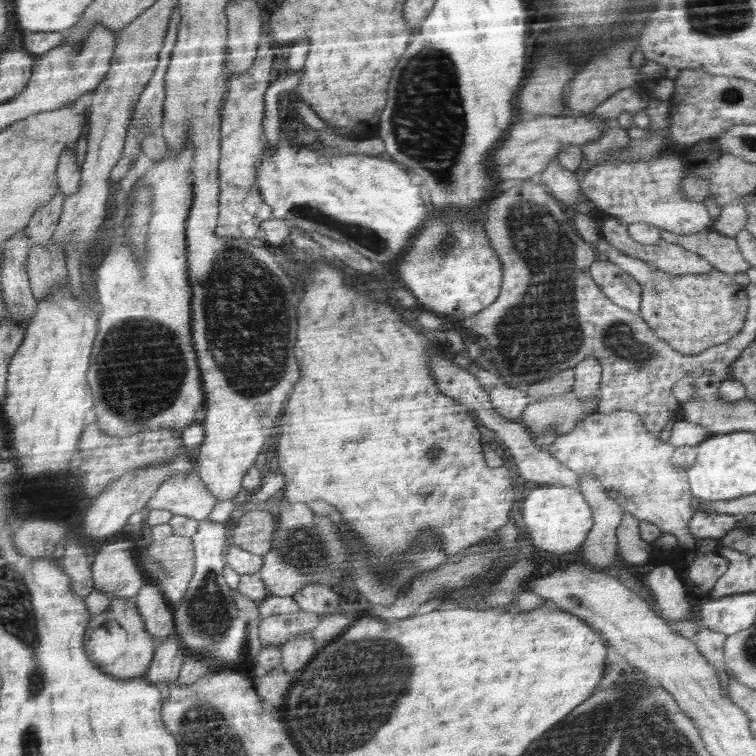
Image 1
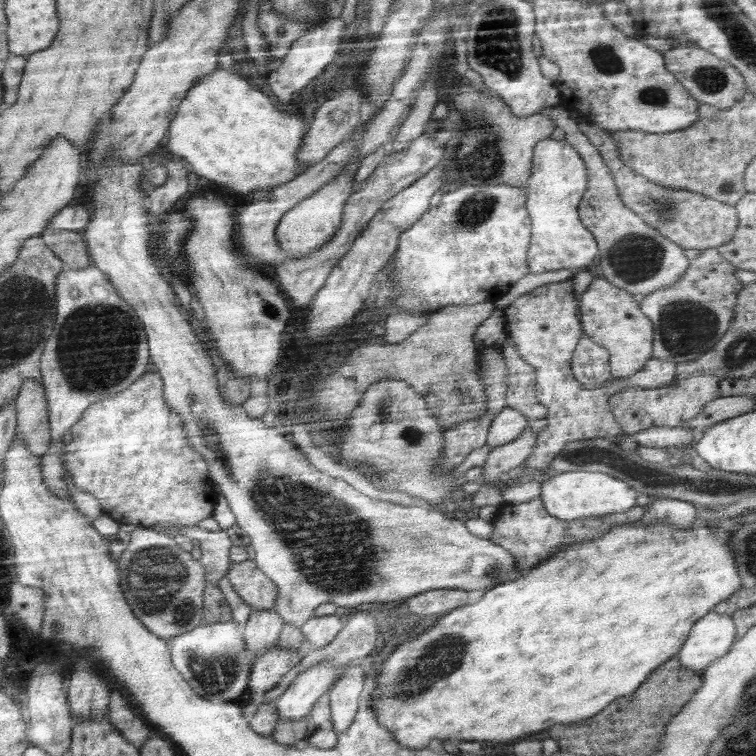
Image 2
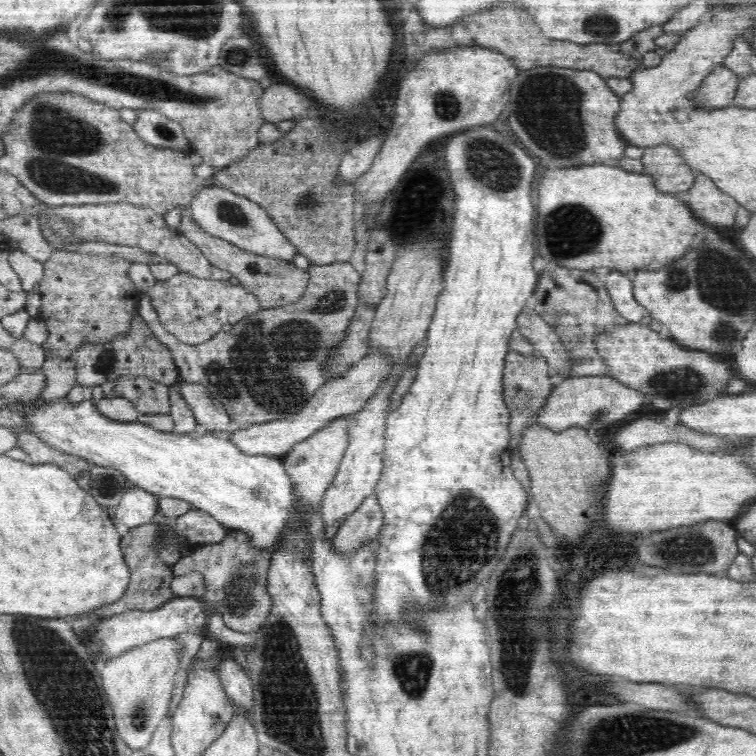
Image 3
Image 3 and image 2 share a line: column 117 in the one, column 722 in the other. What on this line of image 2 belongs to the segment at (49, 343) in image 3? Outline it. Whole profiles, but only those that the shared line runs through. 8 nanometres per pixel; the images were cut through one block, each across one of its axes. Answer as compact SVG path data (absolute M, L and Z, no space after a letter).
M717 248L705 249L696 260L690 262L689 270L686 270L686 274L682 275L682 279L678 279L678 282L674 283L674 286L662 287L662 290L656 290L653 294L644 295L639 298L641 308L645 315L649 317L650 320L654 320L653 331L658 332L658 340L653 340L652 358L672 359L672 362L676 364L698 359L704 352L708 352L708 350L725 335L725 332L729 327L729 322L734 318L734 306L736 306L736 302L738 302L738 292L745 287L745 285L742 284L742 281L738 280L736 275L737 269L738 268L735 265L730 264L730 261L726 261L725 258L718 253Z

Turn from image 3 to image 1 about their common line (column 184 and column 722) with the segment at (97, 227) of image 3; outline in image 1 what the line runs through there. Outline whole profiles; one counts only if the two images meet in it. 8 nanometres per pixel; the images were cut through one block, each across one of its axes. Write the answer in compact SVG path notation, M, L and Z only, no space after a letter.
M711 227L694 234L676 234L661 230L661 239L672 244L678 244L690 252L706 258L720 272L735 276L746 272L751 264L742 256L739 244L729 236L718 234Z

